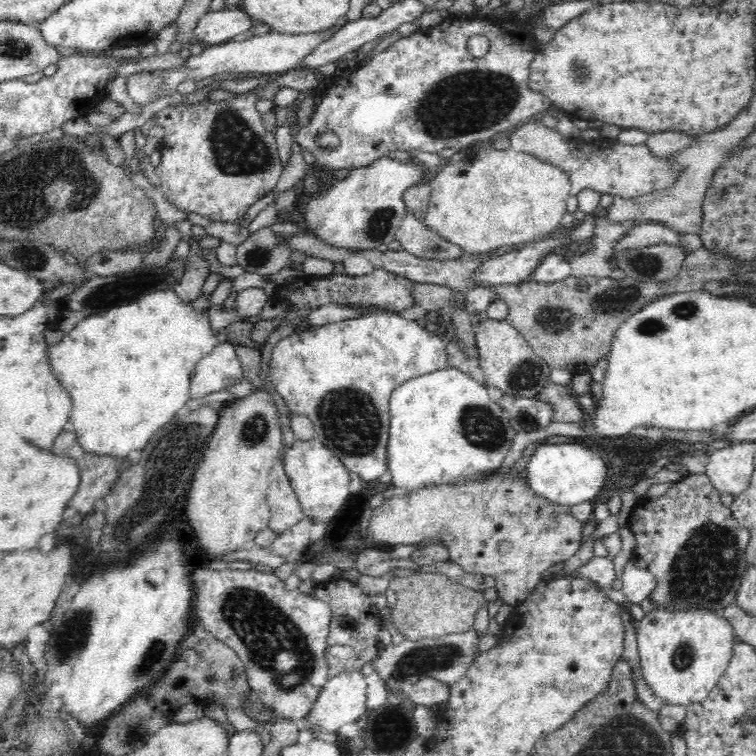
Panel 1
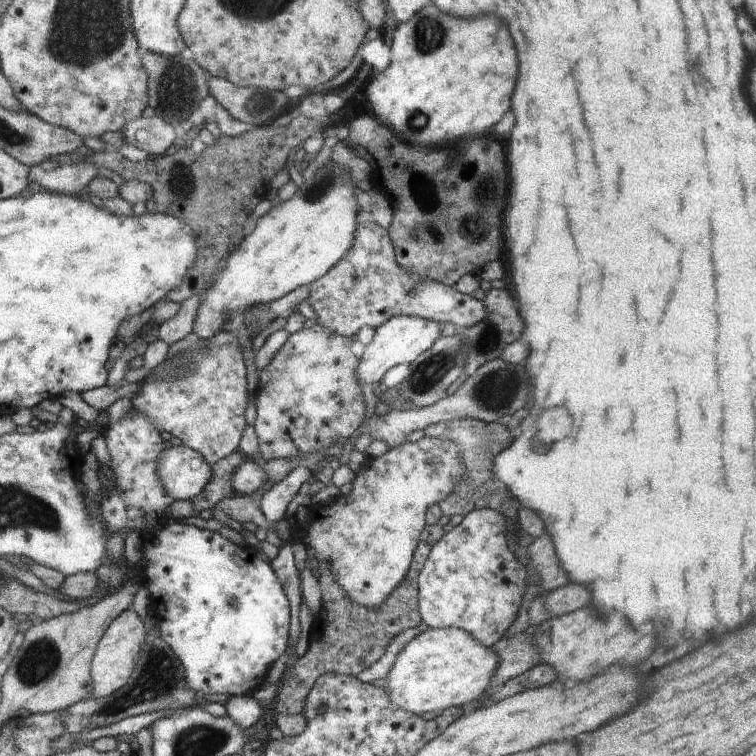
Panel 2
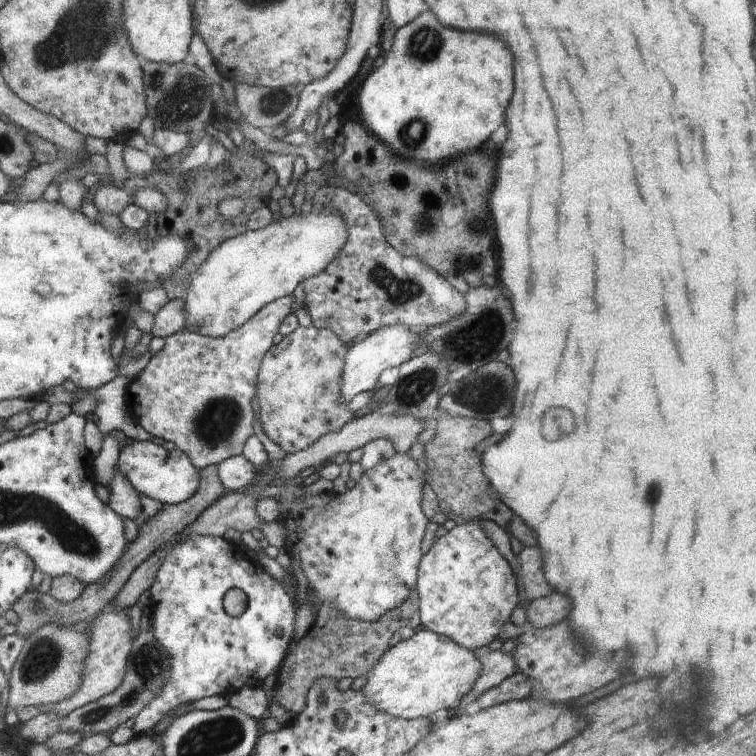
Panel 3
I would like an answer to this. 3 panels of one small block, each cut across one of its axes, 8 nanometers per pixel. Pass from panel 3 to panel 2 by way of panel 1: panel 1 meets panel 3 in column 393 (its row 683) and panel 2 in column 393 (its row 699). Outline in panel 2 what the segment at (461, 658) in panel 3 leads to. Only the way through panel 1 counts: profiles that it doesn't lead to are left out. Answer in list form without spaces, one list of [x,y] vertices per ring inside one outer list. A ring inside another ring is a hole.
[[[424,627],[418,636],[406,644],[406,648],[402,648],[386,674],[383,689],[392,706],[422,716],[424,712],[444,711],[479,700],[478,696],[486,690],[496,664],[500,664],[500,656],[492,648],[482,646],[470,632],[460,628]]]

